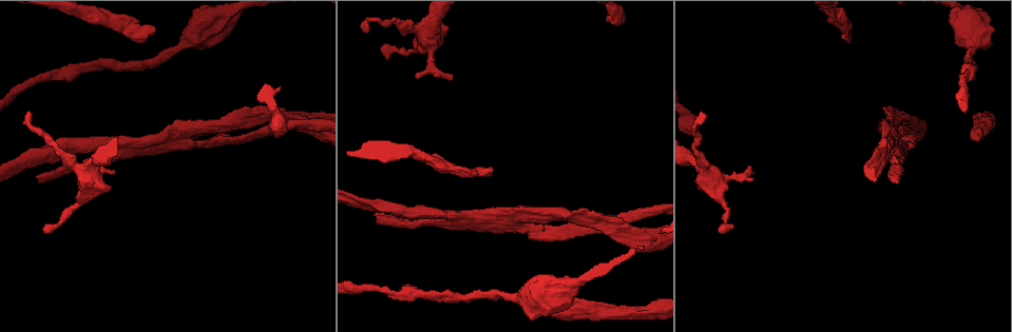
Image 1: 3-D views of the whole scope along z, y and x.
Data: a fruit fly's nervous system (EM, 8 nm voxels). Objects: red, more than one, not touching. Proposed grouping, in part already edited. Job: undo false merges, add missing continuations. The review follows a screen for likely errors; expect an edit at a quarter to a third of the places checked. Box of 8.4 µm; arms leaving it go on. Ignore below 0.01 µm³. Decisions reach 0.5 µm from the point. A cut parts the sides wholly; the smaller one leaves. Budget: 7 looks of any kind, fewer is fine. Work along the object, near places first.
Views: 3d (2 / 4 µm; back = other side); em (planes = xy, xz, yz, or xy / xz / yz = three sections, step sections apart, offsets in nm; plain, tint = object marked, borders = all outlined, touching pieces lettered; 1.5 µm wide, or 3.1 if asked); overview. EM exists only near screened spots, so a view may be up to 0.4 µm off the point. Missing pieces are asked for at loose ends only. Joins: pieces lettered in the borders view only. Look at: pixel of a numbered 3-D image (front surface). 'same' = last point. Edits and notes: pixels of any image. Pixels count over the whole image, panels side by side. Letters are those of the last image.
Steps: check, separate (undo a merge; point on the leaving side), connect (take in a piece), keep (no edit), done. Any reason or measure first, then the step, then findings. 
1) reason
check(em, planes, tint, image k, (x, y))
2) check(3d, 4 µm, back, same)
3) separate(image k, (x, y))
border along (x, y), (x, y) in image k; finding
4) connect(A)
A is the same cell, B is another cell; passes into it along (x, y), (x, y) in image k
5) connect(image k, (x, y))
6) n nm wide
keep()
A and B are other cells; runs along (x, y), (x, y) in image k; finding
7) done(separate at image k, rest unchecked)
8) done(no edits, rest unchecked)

three-way junction
check(em, planes, borders, image 1, (251, 108))

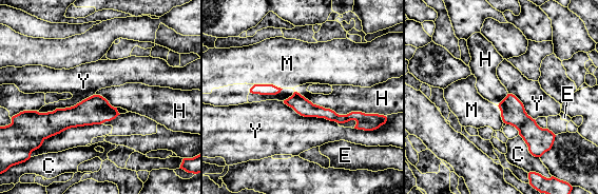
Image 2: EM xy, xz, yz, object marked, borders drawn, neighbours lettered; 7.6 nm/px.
H touches over 500 nm
keep()
C, E, H, M and Y are other cells; border along (95, 94), (70, 107), (36, 111) in image 2; no lettered piece goes on from it

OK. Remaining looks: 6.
calibre changes
check(em, planes, tint, image 1, (558, 292))

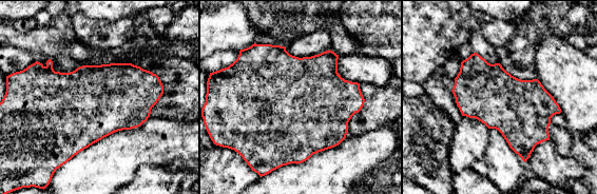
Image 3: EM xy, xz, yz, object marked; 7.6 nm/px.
check(em, planes, borders, same)

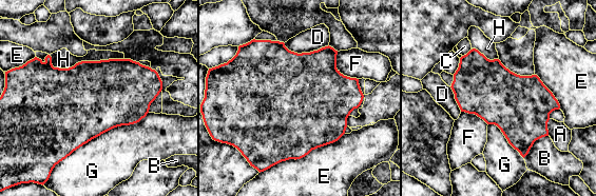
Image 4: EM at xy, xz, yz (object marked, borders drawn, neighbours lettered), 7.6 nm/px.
420 nm wide
keep()
A, B, C, D, E, F, G and H are other cells; border along (148, 112), (58, 162) in image 4; continuous, no second cell

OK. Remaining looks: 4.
three arms meet
check(3d, 4 µm, image 1, (109, 140))

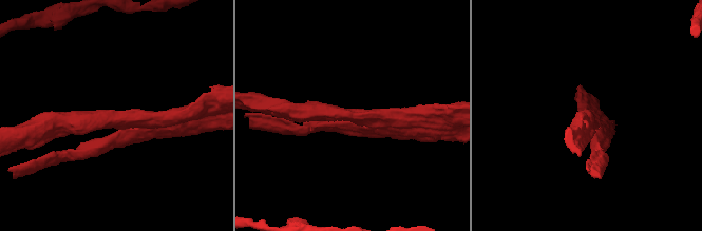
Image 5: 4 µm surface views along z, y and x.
3 arms; arms of 220, 280, 340 nm; shape alone is not enough
check(em, planes, borders, image 5, (118, 122))

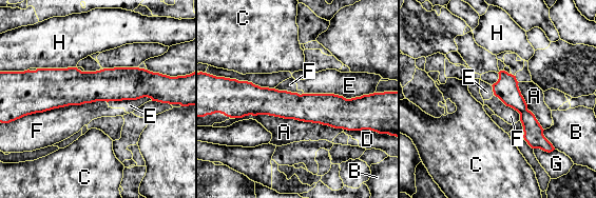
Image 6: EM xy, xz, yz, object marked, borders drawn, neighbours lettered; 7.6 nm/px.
A touches over 850 nm
separate(image 6, (534, 136))
A, B, C, D, E, F, G and H are other cells; border along (526, 109), (520, 114) in image 6; two cells meet here

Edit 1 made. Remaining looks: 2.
done(separate at image 6, rest unchecked)

